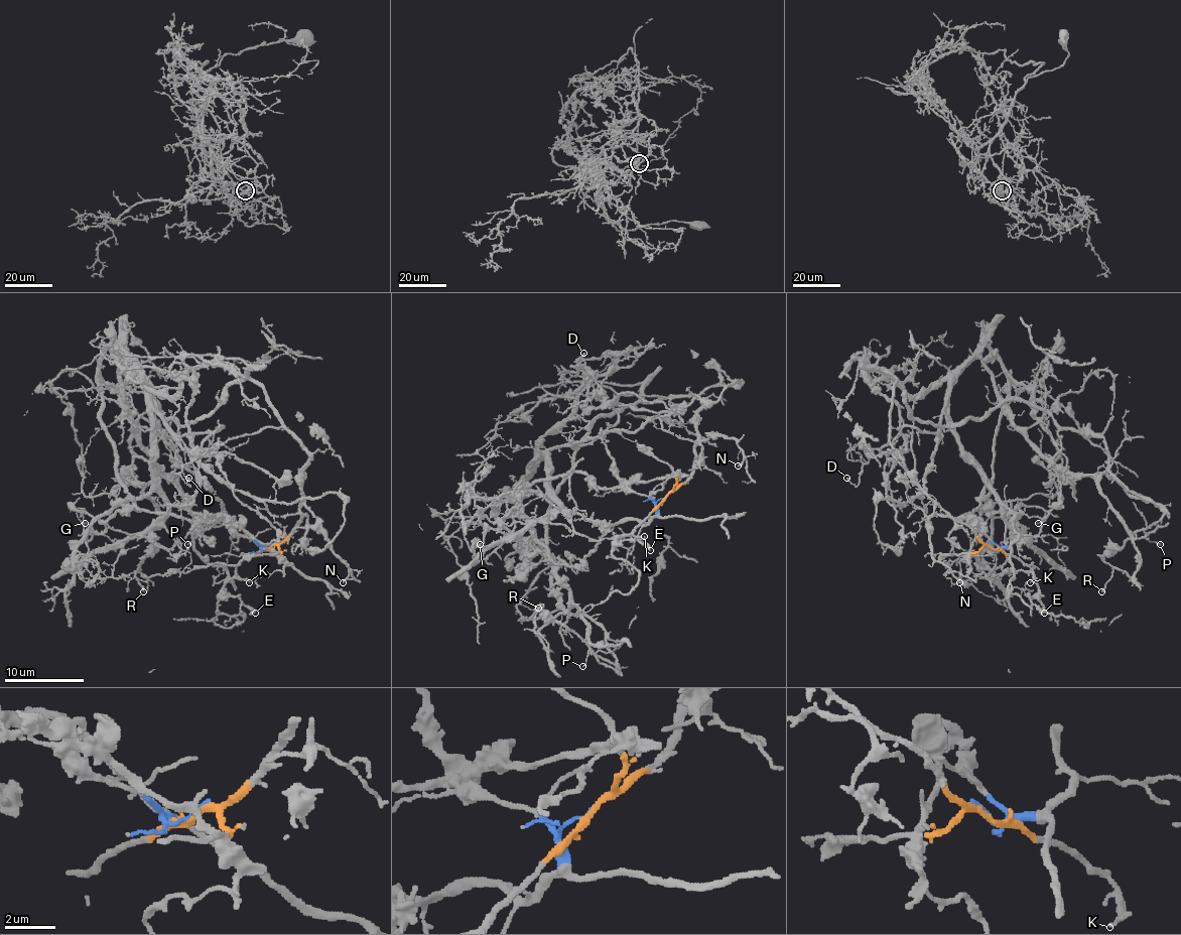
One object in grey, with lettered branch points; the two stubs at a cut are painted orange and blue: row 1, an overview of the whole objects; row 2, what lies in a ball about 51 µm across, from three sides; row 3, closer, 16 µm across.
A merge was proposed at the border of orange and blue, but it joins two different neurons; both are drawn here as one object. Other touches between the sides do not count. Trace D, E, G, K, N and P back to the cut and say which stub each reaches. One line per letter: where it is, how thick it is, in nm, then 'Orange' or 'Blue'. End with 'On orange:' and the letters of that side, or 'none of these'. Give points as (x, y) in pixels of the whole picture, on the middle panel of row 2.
D: Place: (583, 353). Thickness 140 nm. Orange
E: Place: (650, 550). Thickness 340 nm. Orange
G: Place: (480, 544). Thickness 90 nm. Blue
K: Place: (644, 536). Thickness 80 nm. Orange
N: Place: (738, 465). Thickness 190 nm. Orange
P: Place: (582, 666). Thickness 120 nm. Blue
On orange: D, E, K, N

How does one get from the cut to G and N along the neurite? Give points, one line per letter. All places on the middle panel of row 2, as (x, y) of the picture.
G: (666, 496), (654, 504), (576, 472), (540, 478), (491, 502), (465, 529), (473, 551), (481, 543)
N: (666, 496), (693, 470), (695, 445), (711, 436), (732, 438), (744, 455), (738, 465)

